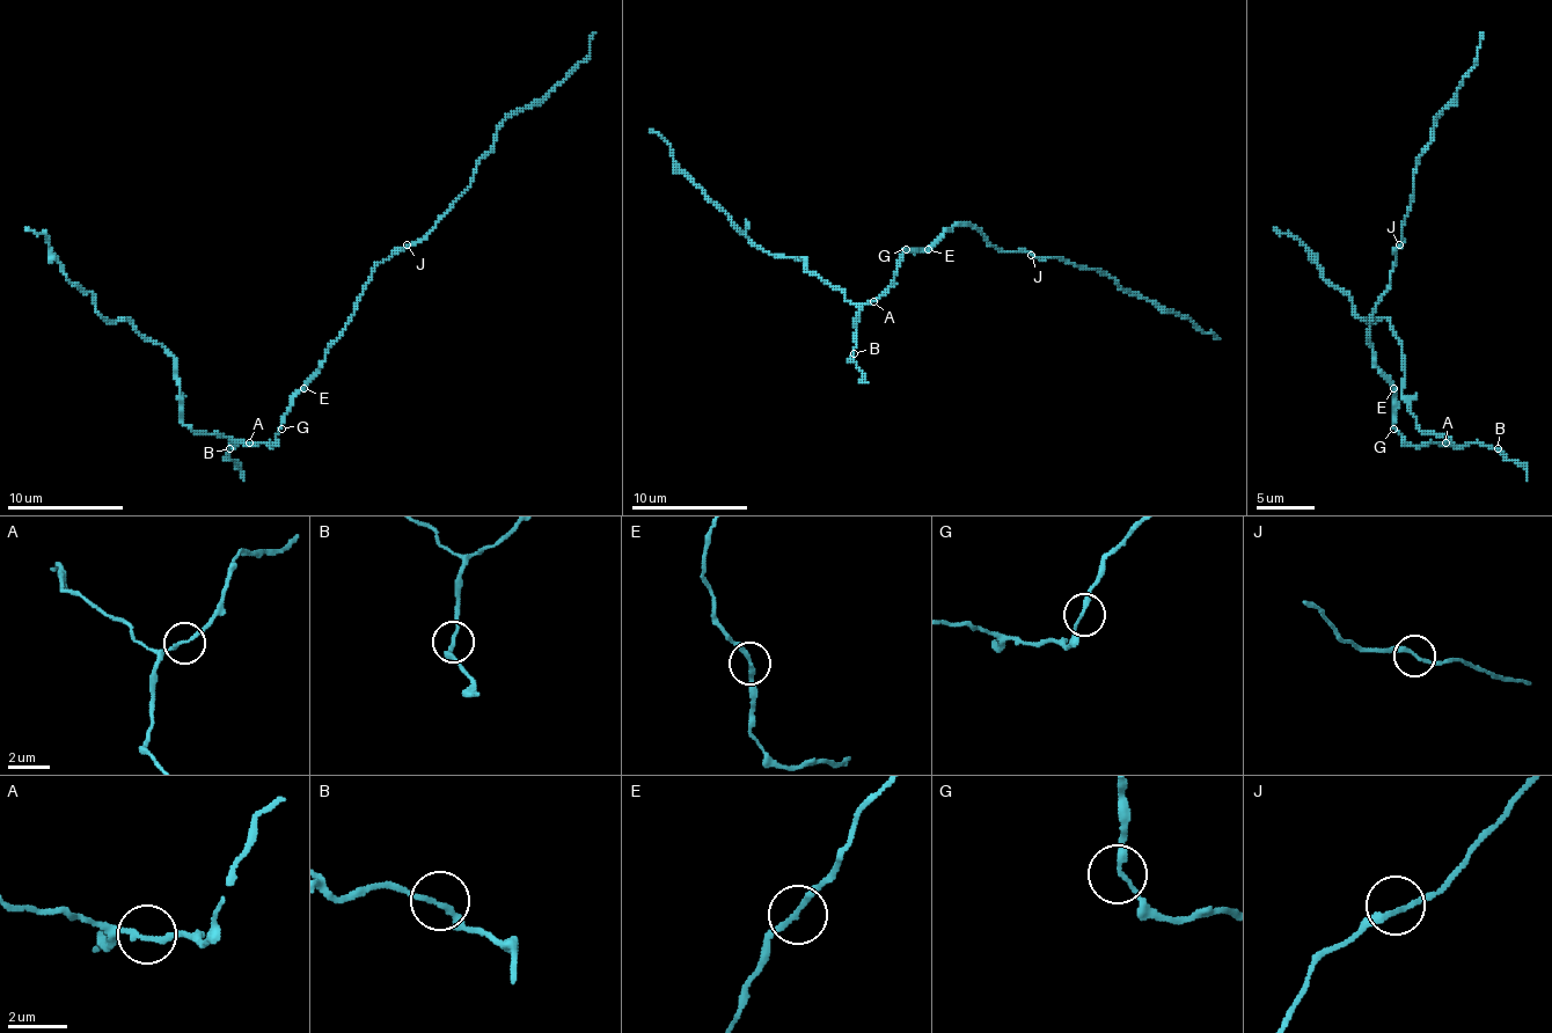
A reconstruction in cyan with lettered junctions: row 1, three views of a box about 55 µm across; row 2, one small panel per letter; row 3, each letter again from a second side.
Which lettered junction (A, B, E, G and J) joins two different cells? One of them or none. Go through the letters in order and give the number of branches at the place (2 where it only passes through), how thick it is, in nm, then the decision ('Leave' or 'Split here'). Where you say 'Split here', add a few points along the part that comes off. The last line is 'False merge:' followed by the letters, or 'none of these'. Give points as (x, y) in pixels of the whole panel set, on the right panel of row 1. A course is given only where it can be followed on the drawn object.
A: Branches: 2. Thickness 160 nm. Leave
B: Branches: 2. Thickness 180 nm. Leave
E: Branches: 2. Thickness 190 nm. Leave
G: Branches: 2. Thickness 170 nm. Leave
J: Branches: 2. Thickness 190 nm. Leave
False merge: none of these

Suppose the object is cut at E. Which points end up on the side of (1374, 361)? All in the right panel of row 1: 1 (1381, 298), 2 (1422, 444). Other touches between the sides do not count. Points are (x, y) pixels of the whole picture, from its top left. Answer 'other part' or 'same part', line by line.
1: same part
2: same part

